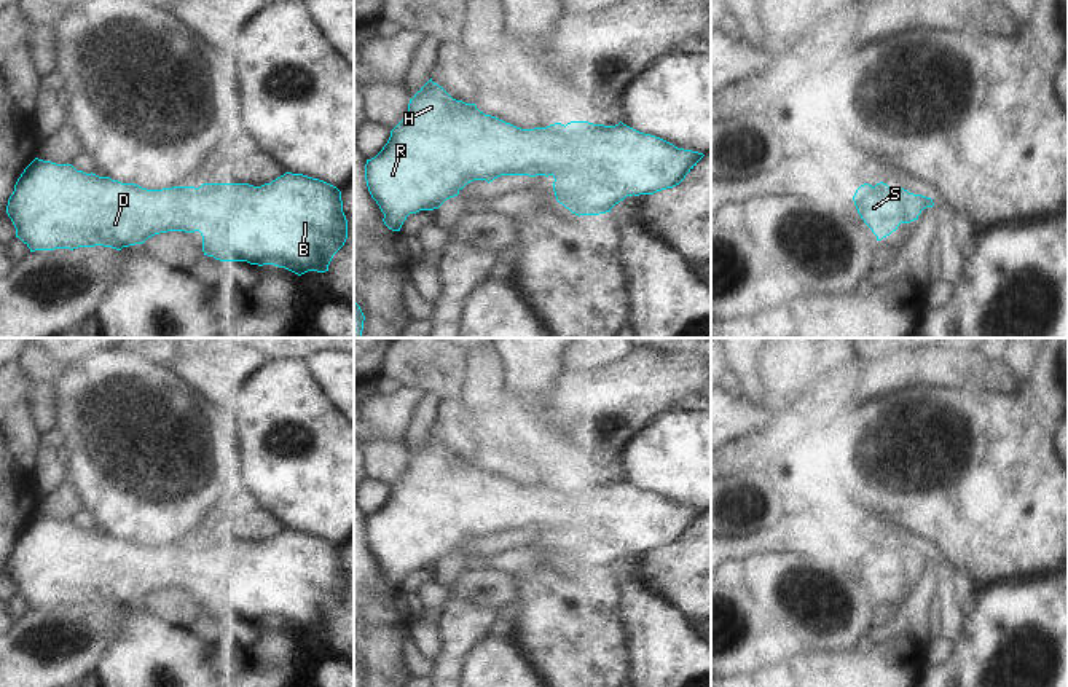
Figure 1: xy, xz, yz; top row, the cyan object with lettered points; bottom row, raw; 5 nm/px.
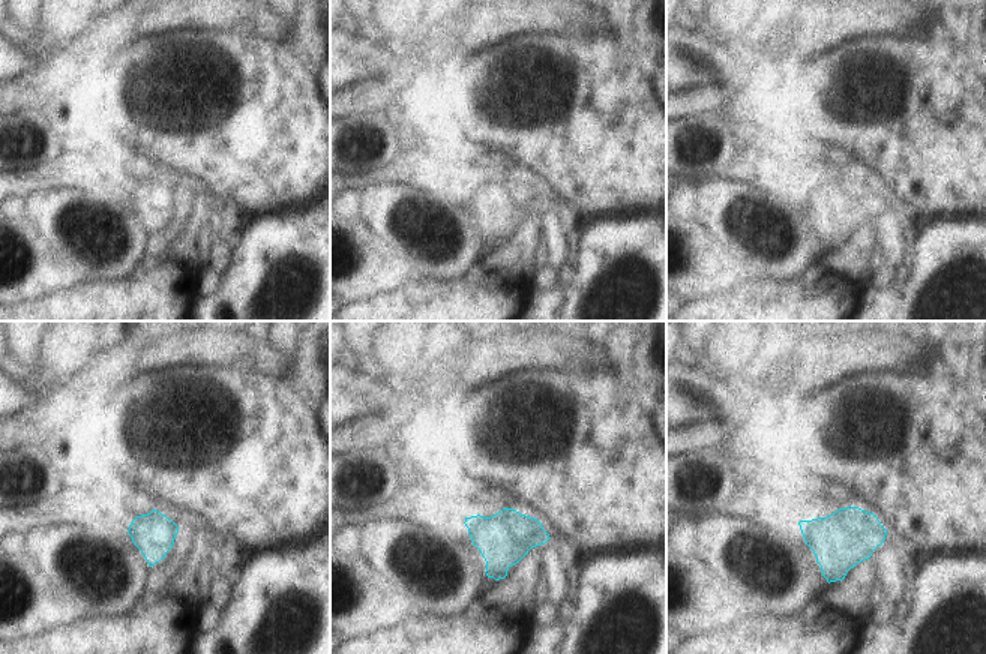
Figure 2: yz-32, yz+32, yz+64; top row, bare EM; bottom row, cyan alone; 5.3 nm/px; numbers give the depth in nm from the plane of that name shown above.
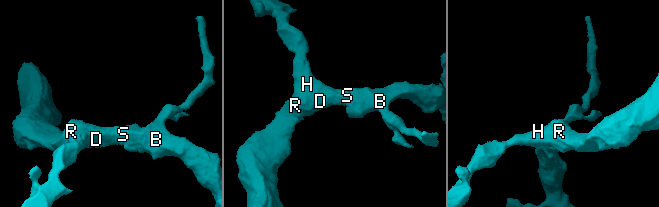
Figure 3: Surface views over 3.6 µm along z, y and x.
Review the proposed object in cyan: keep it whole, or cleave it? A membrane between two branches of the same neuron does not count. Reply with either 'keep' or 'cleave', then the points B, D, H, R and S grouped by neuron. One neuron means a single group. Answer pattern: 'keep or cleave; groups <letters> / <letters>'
keep; groups B D H R S

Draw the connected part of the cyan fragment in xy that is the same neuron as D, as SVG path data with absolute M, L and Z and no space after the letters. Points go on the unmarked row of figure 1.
M35 515L21 531L8 556L6 571L19 595L30 609L54 606L78 606L104 603L121 607L143 601L148 595L167 588L199 588L202 609L220 618L247 618L250 622L274 622L298 633L308 628L325 630L333 612L347 596L347 577L343 569L341 548L319 536L285 529L271 540L253 544L249 540L202 540L194 544L172 544L147 547L135 540L121 540L110 534L99 534L77 528L72 521L56 521Z

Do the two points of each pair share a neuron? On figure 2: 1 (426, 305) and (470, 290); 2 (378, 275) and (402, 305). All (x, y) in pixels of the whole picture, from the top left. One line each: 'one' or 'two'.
1: one
2: two

